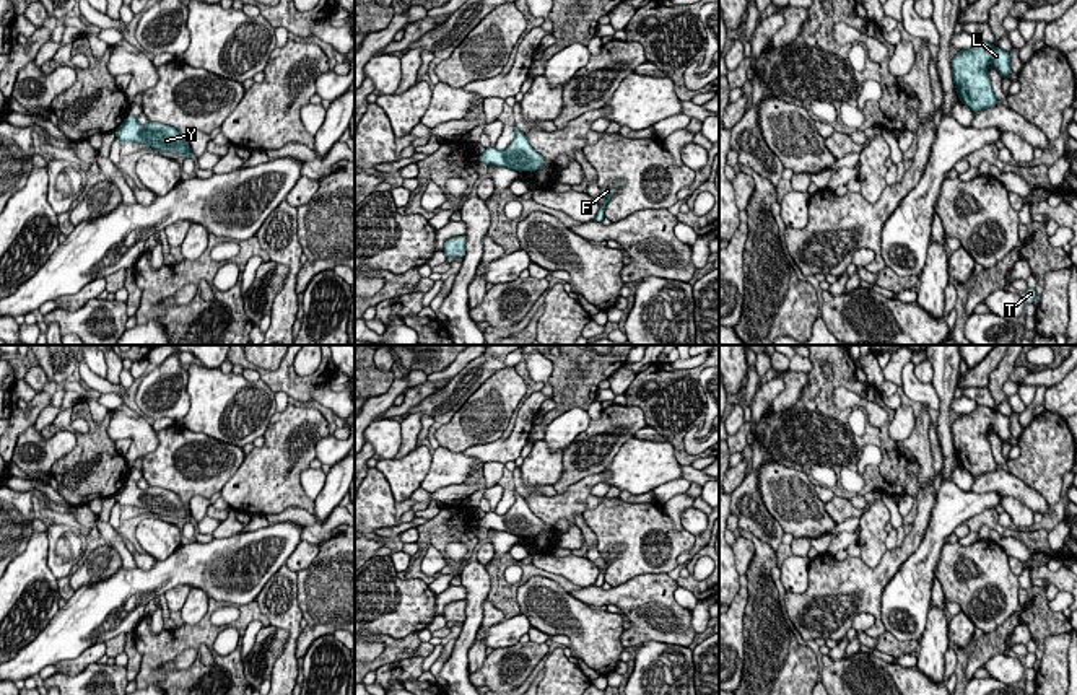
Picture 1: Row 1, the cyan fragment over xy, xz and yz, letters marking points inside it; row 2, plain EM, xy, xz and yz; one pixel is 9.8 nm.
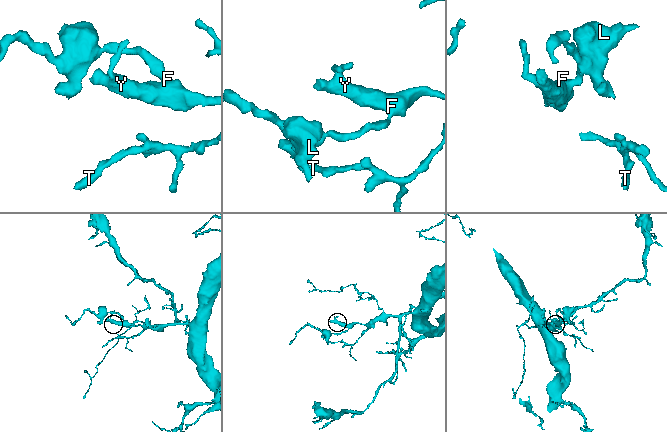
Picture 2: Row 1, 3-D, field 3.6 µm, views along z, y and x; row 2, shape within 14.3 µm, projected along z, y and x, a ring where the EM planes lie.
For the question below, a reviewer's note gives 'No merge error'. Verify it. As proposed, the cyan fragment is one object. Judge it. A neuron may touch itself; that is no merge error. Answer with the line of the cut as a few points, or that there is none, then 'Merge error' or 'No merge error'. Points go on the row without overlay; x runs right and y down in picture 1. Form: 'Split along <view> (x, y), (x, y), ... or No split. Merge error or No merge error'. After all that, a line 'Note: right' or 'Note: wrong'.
No split. No merge error
Note: right

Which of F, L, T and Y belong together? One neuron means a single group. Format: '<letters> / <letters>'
F L T Y

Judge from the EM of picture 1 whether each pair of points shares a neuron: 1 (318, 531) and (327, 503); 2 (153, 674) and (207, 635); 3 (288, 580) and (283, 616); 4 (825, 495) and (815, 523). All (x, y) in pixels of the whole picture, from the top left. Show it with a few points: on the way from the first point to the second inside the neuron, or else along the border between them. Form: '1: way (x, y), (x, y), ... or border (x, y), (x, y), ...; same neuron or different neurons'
1: border (337, 505), (324, 520), (311, 516); different neurons
2: way (158, 658), (176, 640), (191, 637); same neuron
3: way (283, 588), (283, 607); same neuron
4: border (815, 485), (815, 493), (824, 503); different neurons

